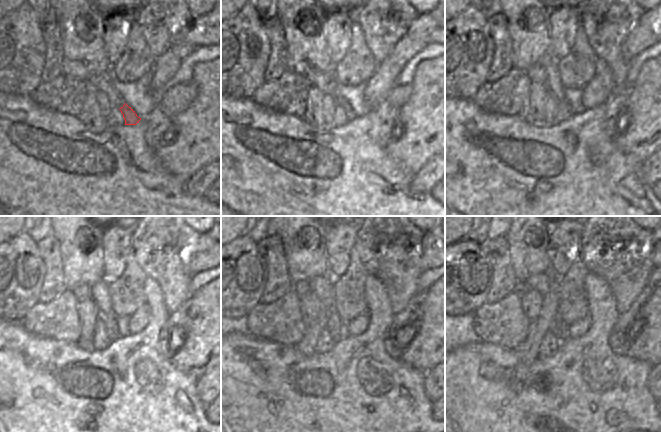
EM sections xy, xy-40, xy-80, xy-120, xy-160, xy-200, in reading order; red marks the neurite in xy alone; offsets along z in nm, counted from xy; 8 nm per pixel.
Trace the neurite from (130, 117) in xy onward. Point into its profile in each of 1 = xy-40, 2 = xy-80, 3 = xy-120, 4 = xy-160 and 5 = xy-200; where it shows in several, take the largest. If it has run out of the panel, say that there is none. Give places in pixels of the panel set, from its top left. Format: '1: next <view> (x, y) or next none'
1: next xy-40 (338, 99)
2: next xy-80 (553, 85)
3: next xy-120 (100, 295)
4: next xy-160 (322, 287)
5: next xy-200 (542, 282)

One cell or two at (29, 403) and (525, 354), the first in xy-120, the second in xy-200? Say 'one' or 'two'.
two

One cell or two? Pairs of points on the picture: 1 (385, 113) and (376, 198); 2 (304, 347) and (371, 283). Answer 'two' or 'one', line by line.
1: two
2: two

